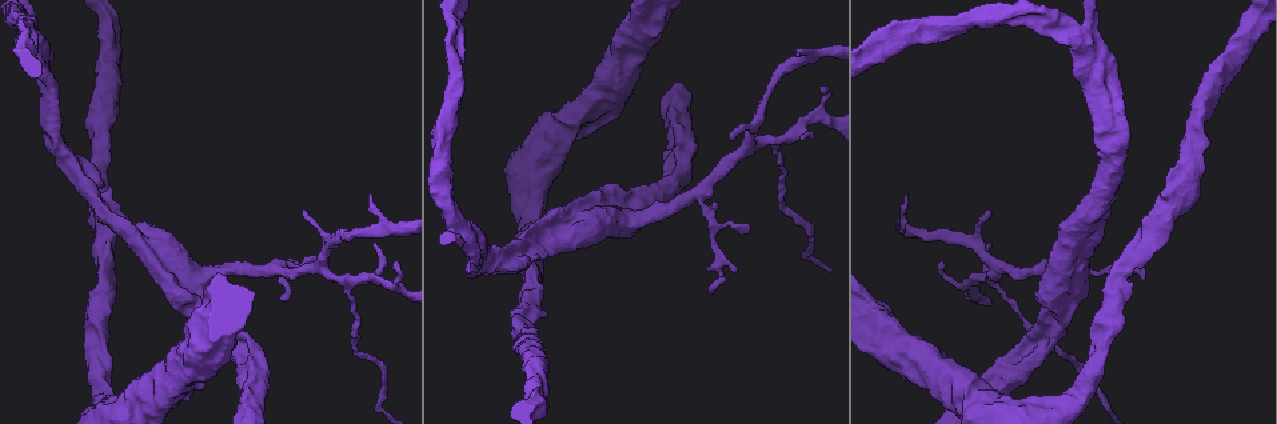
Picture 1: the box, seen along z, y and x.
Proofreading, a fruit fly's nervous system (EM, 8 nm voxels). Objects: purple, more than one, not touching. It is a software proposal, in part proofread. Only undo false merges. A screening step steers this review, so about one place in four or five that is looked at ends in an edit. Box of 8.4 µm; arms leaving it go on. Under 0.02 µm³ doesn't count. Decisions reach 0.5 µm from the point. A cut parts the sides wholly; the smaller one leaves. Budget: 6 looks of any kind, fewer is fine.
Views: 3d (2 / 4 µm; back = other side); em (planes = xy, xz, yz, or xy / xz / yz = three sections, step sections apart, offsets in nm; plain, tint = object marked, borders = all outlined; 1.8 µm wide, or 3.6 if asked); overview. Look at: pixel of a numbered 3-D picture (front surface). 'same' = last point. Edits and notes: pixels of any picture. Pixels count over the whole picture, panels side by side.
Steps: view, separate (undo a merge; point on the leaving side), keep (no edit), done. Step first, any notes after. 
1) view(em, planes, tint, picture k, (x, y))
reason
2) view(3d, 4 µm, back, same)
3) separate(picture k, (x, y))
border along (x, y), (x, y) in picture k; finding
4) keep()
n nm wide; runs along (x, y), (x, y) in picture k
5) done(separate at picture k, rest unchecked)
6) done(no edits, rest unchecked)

view(3d, 4 µm, picture 1, (1102, 349))
thin neck

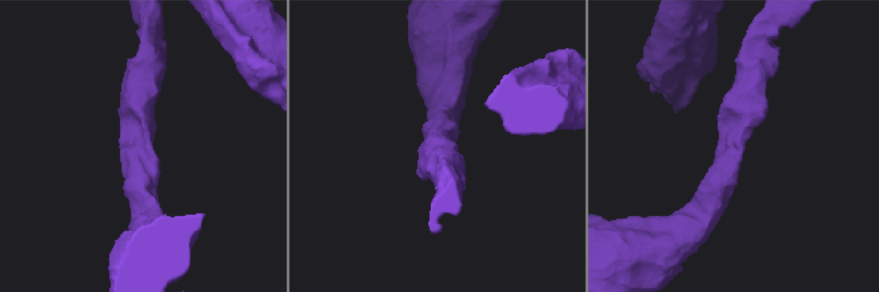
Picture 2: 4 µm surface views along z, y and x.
view(em, planes, tint, picture 2, (732, 147))
arms of 340, 380 nm; shape alone is not enough

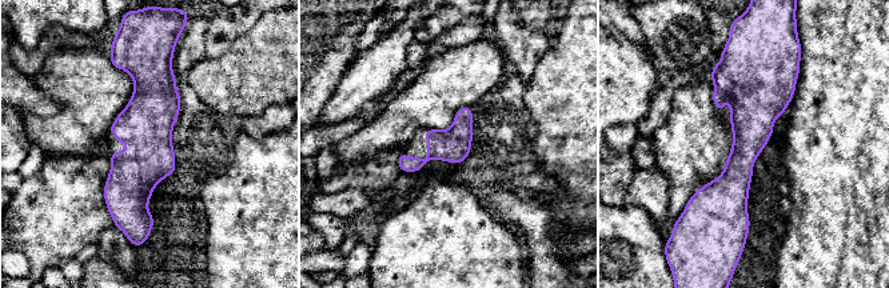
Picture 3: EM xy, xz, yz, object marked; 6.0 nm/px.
keep()
200 nm wide; runs along (143, 64), (139, 215), (148, 224) in picture 3; all the same neuron

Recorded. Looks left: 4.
view(em, planes, tint, picture 1, (698, 195))
branch point

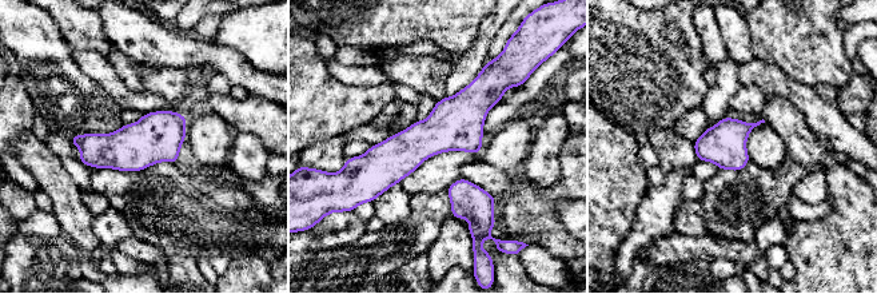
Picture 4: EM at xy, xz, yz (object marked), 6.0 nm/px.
keep()
runs along (498, 92), (394, 159), (359, 159) in picture 4; one neuron here

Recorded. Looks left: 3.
view(em, planes, tint, picture 1, (456, 225))
arms part here

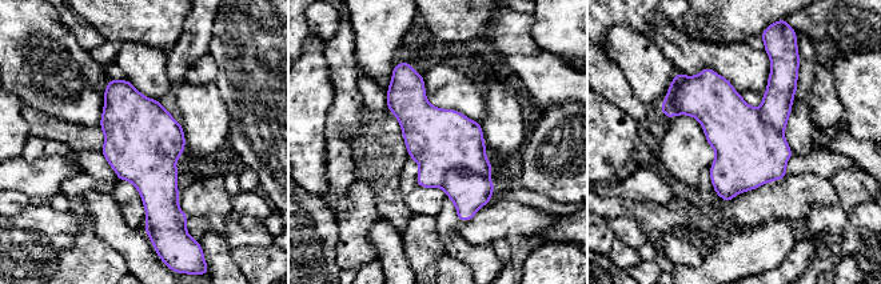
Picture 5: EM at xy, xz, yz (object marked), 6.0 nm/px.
keep()
one neuron here

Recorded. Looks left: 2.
done(no edits, rest unchecked)

